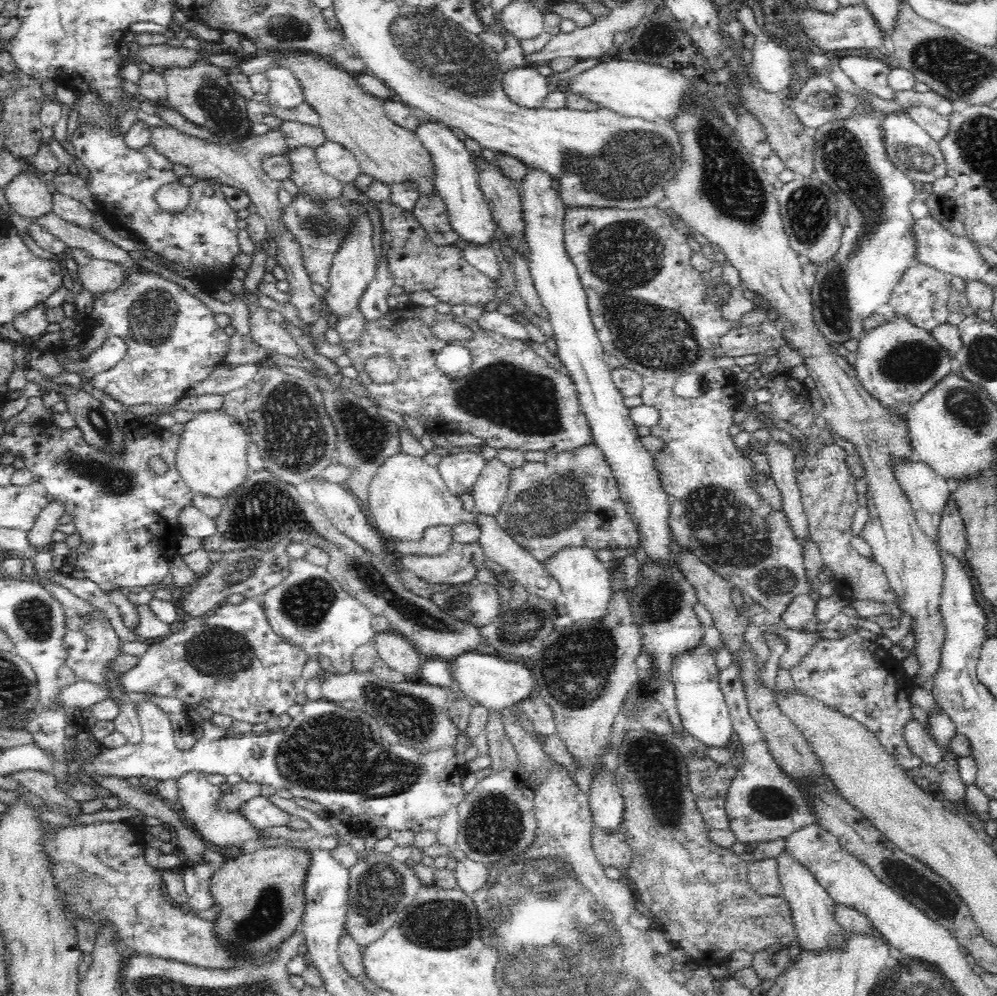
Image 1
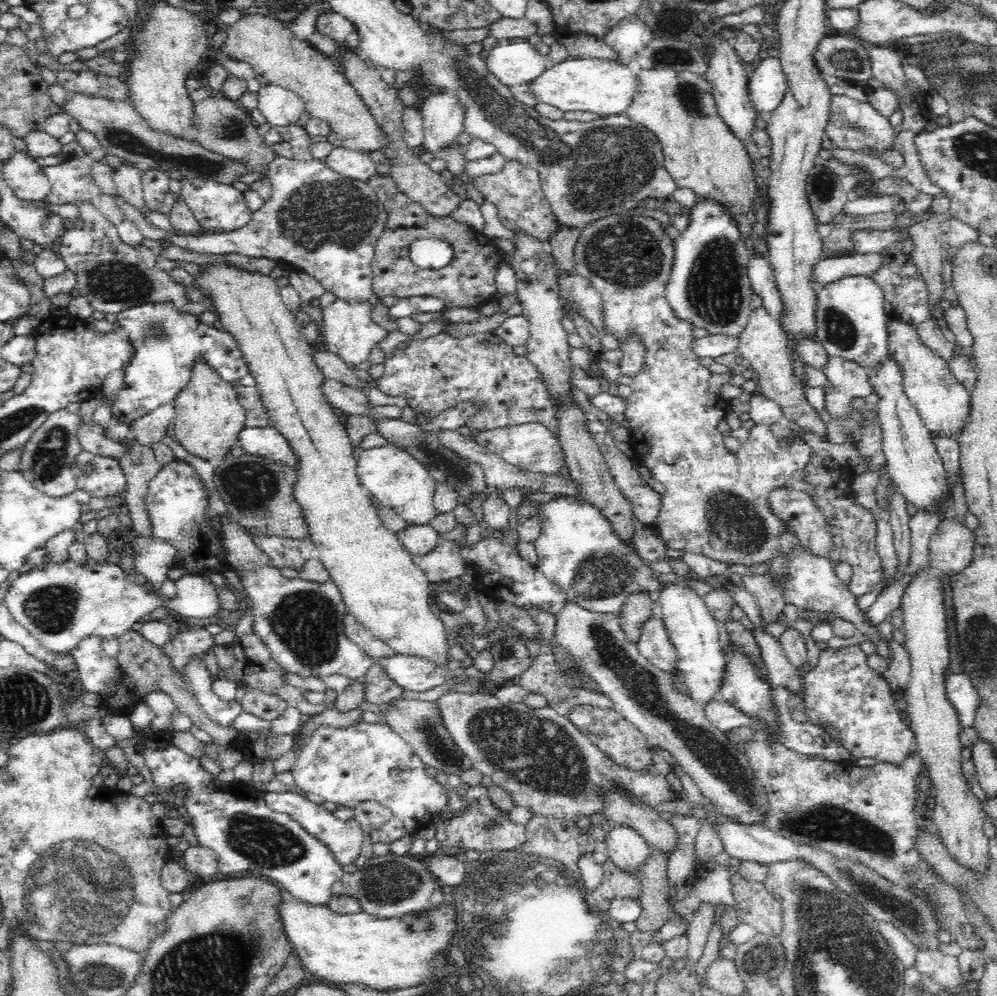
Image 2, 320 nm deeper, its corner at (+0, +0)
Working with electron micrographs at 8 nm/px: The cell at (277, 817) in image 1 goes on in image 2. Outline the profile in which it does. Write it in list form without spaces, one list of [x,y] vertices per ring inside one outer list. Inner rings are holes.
[[[265,792],[261,794],[268,808],[274,812],[288,815],[292,820],[299,822],[308,833],[321,838],[330,847],[330,851],[336,856],[341,866],[353,864],[361,855],[361,848],[364,842],[363,832],[354,818],[348,822],[342,822],[334,816],[334,813],[325,809],[322,805],[309,801],[301,792]]]

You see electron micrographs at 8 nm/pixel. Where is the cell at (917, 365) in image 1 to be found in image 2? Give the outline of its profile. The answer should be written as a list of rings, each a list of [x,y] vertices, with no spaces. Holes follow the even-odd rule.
[[[886,353],[880,362],[870,367],[868,381],[873,394],[878,396],[875,410],[878,414],[879,423],[882,428],[882,451],[887,462],[888,471],[893,478],[895,487],[906,497],[906,501],[918,508],[936,508],[944,502],[945,490],[947,489],[947,474],[943,460],[937,452],[935,440],[932,434],[923,426],[918,411],[911,406],[910,400],[905,394],[904,370],[898,359],[892,353]]]

